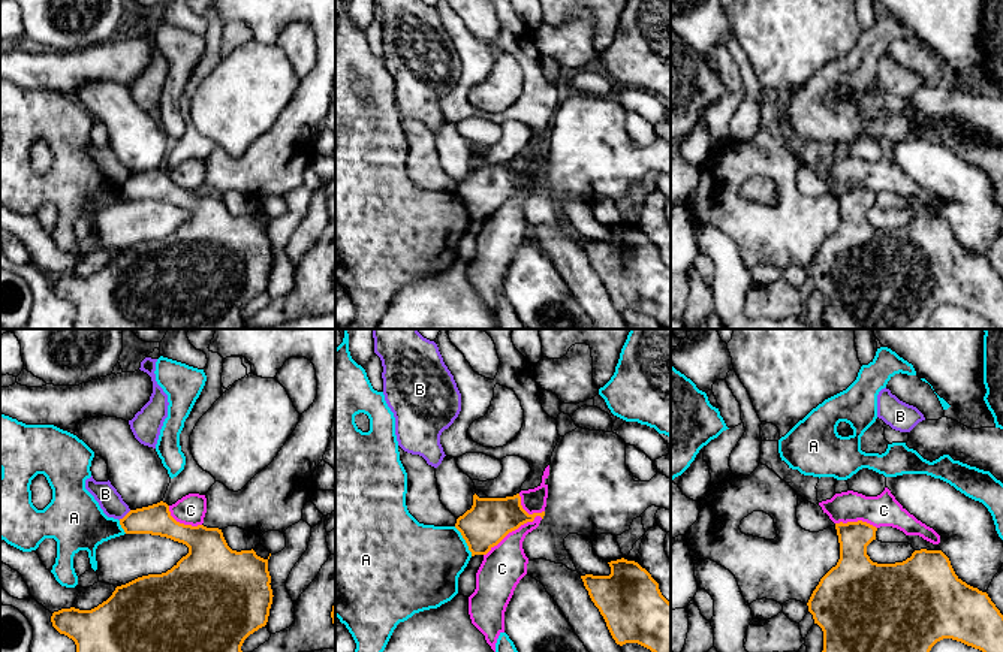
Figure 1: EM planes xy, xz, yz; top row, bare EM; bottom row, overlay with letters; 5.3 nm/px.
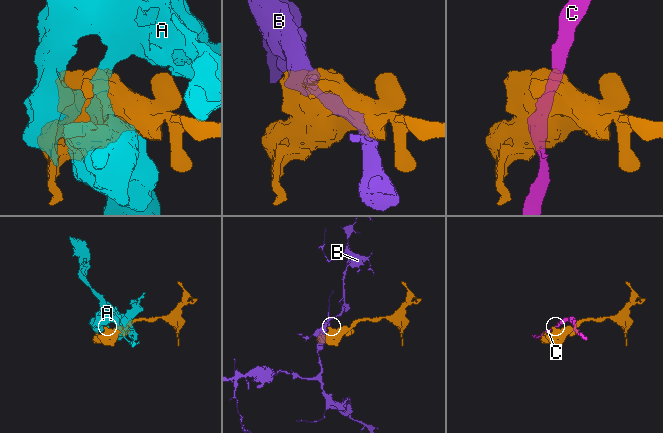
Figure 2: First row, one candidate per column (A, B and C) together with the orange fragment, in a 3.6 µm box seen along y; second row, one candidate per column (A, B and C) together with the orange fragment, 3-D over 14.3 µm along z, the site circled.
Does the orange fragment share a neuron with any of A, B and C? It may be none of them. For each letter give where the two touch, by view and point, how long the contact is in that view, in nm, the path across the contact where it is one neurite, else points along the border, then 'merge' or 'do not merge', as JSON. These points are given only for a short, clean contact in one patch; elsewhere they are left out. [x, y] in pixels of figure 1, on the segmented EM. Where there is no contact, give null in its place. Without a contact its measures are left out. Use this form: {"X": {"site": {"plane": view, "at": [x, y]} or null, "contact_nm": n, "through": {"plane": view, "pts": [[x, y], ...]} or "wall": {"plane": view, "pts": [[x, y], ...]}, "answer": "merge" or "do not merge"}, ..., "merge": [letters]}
{"A": {"site": {"plane": "xz", "at": [466, 542]}, "contact_nm": 190, "answer": "do not merge"}, "B": {"site": {"plane": "xy", "at": [126, 515]}, "contact_nm": 90, "wall": {"plane": "xy", "pts": [[130, 510], [119, 519]]}, "answer": "do not merge"}, "C": {"site": {"plane": "xz", "at": [514, 530]}, "contact_nm": 400, "wall": {"plane": "xz", "pts": [[544, 510], [532, 521], [509, 531], [484, 555]]}, "answer": "do not merge"}, "merge": []}

